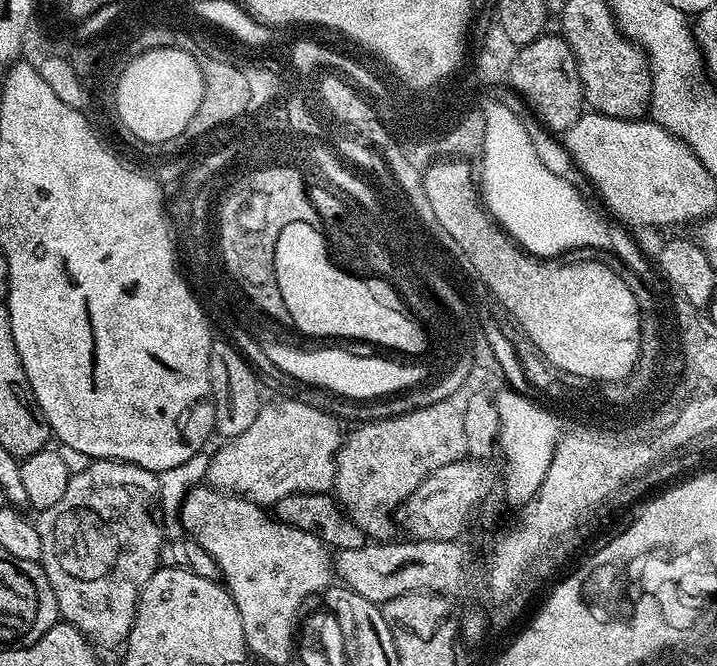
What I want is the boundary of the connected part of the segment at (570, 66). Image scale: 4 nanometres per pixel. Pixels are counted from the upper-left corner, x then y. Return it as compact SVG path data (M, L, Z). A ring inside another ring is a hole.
M542 34L534 42L523 45L514 55L514 62L510 63L510 72L506 84L520 95L525 105L532 108L536 120L553 134L562 134L578 122L578 118L586 111L582 78L578 78L578 62L574 58L574 50L564 41L561 35Z

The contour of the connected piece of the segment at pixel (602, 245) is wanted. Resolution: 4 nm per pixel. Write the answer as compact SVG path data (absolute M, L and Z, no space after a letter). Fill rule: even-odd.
M502 102L487 103L488 132L485 157L478 168L478 191L482 203L492 219L524 249L525 252L541 258L560 258L563 252L572 252L575 248L587 250L600 248L602 251L615 252L623 258L630 257L632 244L624 237L625 229L619 223L608 225L590 205L587 204L585 193L570 186L563 178L546 170L538 155L534 152L530 135L527 134L522 116L510 110L509 105Z

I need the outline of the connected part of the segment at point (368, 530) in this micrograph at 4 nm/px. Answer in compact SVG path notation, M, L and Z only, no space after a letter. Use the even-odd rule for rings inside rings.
M447 399L422 410L385 420L361 423L343 437L336 451L334 495L344 513L372 542L388 542L397 535L396 510L414 490L442 466L465 459L466 437L463 414Z

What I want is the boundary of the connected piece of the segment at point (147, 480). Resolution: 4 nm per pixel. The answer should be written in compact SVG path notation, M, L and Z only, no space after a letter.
M92 460L85 464L88 465L81 472L73 471L69 475L66 494L62 494L61 500L43 509L40 520L35 521L42 538L39 563L54 590L61 617L87 636L97 649L119 649L132 629L140 591L150 582L160 563L162 528L154 515L158 476L121 460Z

